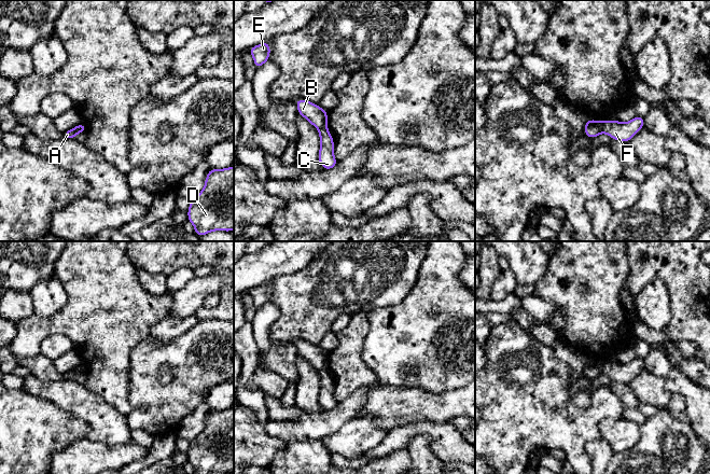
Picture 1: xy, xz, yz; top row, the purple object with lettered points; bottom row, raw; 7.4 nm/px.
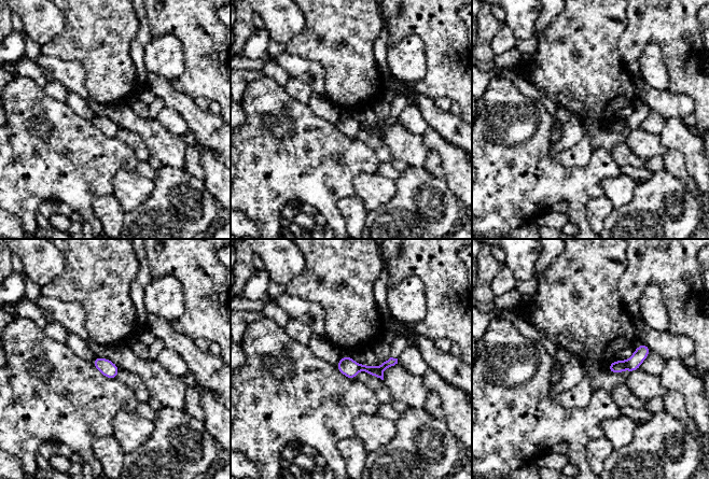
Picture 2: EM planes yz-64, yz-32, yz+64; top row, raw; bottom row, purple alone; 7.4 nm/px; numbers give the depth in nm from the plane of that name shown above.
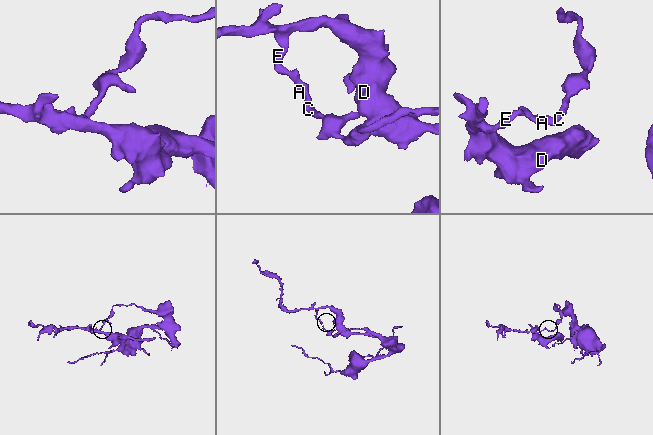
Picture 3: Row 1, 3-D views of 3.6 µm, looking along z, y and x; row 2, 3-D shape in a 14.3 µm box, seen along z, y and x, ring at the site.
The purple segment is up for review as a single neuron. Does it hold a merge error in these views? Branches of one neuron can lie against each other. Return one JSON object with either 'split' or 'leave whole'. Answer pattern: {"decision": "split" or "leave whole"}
{"decision": "split"}

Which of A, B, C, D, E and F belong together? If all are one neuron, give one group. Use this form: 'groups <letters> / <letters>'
groups A B D E / C F

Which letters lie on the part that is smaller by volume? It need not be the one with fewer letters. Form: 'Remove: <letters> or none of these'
Remove: A, B, D, E

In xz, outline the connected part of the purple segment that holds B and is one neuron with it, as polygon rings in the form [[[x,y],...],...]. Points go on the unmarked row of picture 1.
[[[296,340],[297,354],[305,359],[312,367],[322,370],[328,367],[328,352],[305,340]]]

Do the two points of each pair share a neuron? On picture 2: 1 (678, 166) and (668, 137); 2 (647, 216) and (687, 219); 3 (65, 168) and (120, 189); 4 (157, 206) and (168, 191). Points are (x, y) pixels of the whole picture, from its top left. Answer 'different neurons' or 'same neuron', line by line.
1: different neurons
2: same neuron
3: different neurons
4: same neuron

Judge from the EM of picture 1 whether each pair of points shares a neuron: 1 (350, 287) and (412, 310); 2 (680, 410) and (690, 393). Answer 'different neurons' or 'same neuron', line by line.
1: different neurons
2: different neurons

